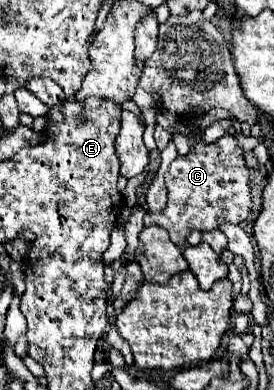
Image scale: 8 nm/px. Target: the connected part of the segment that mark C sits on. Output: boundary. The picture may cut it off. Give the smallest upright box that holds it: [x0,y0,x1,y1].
[146,136,252,246]

